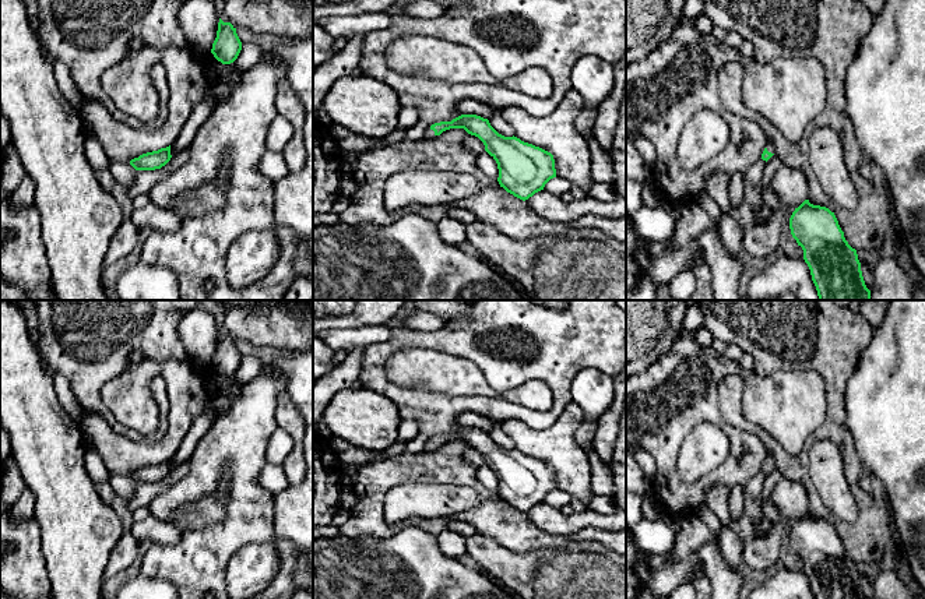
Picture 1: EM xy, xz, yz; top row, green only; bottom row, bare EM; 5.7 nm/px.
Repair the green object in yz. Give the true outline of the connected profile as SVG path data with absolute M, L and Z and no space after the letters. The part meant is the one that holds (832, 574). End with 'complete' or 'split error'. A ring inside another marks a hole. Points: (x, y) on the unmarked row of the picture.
M805 512L789 531L789 542L798 559L803 563L815 599L866 599L857 563L844 550L838 533L829 521L813 518Z; complete

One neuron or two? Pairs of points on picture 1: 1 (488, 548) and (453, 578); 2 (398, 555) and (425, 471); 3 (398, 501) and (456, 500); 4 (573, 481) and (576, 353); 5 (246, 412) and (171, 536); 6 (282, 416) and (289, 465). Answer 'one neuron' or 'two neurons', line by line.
1: two neurons
2: two neurons
3: one neuron
4: two neurons
5: two neurons
6: one neuron

